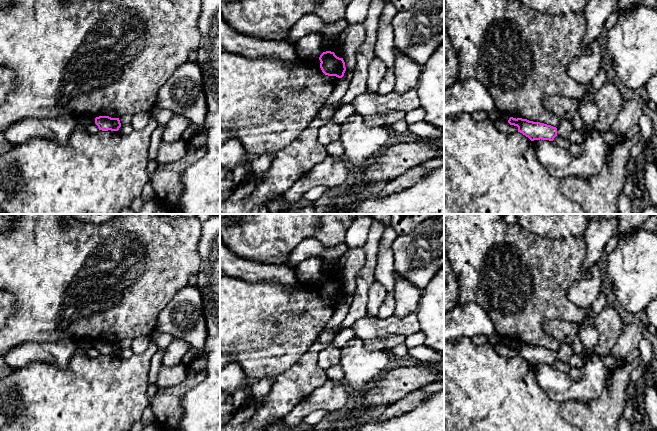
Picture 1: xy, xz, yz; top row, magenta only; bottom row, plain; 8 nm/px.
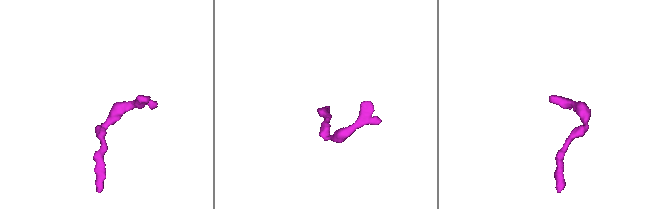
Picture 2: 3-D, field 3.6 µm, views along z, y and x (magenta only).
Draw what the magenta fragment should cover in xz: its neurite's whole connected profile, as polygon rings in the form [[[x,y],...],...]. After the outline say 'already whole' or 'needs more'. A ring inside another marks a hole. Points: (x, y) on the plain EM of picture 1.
[[[323,276],[320,281],[320,292],[325,299],[342,302],[346,295],[343,282],[339,282],[334,276]]] | already whole

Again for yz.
[[[513,341],[509,342],[508,347],[517,350],[518,356],[528,361],[531,365],[540,363],[553,365],[557,360],[557,352],[544,347]]] | already whole

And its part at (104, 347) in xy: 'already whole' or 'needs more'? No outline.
already whole

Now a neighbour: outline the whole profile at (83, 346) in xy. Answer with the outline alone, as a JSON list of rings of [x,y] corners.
[[[92,340],[78,341],[77,345],[78,345],[80,351],[85,352],[85,351],[95,347],[95,342]]]

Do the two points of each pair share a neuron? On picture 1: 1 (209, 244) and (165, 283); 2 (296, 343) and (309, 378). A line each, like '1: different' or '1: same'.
1: different
2: different

